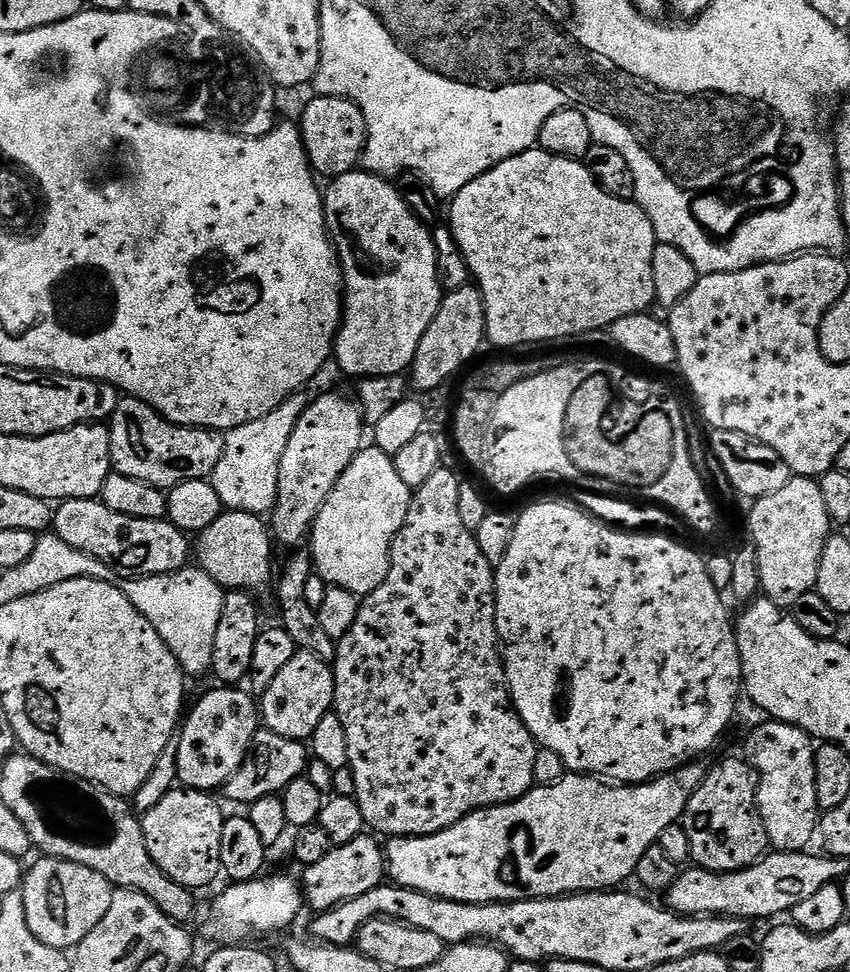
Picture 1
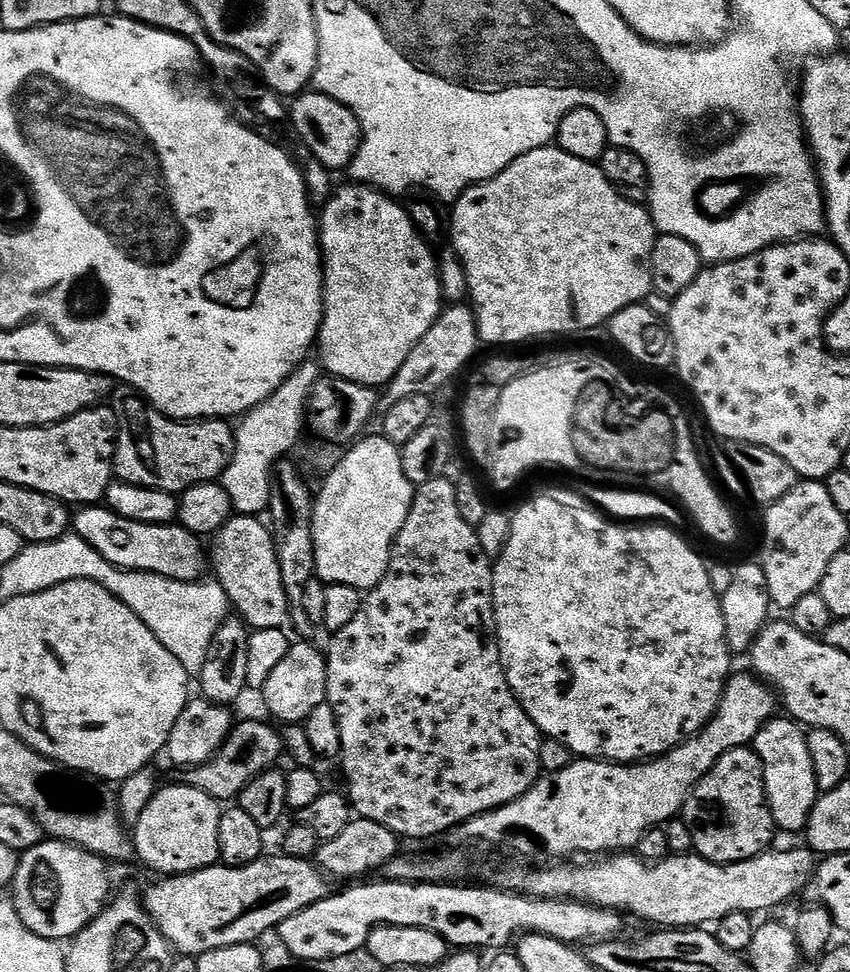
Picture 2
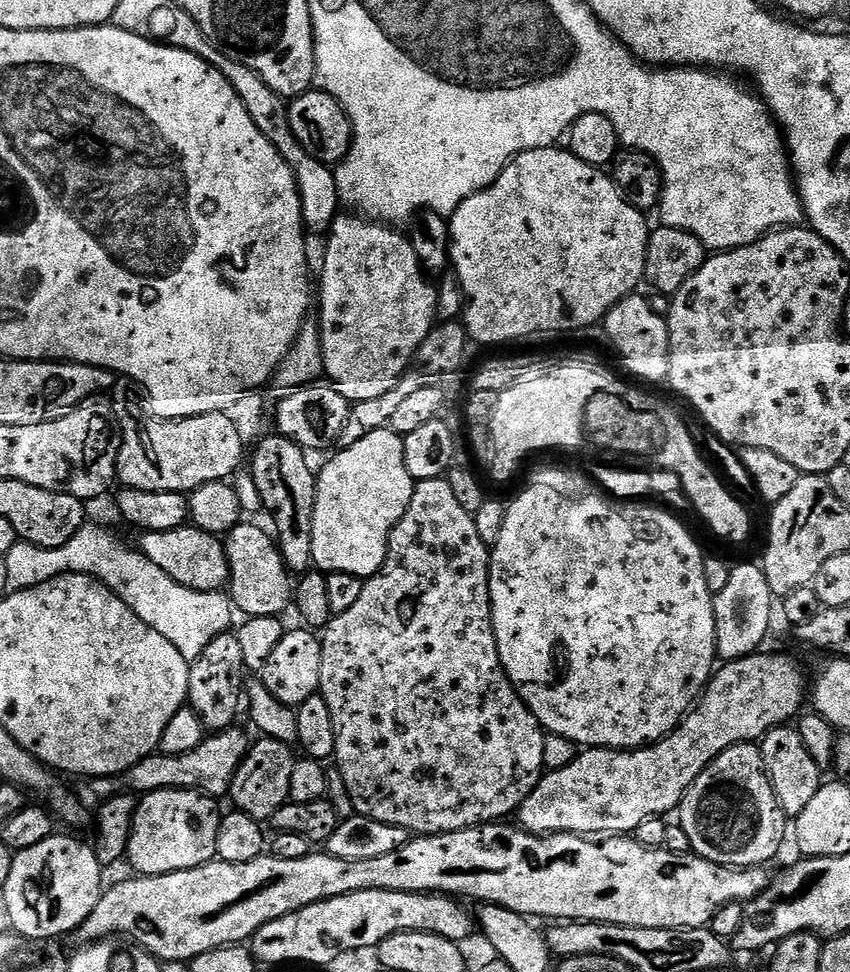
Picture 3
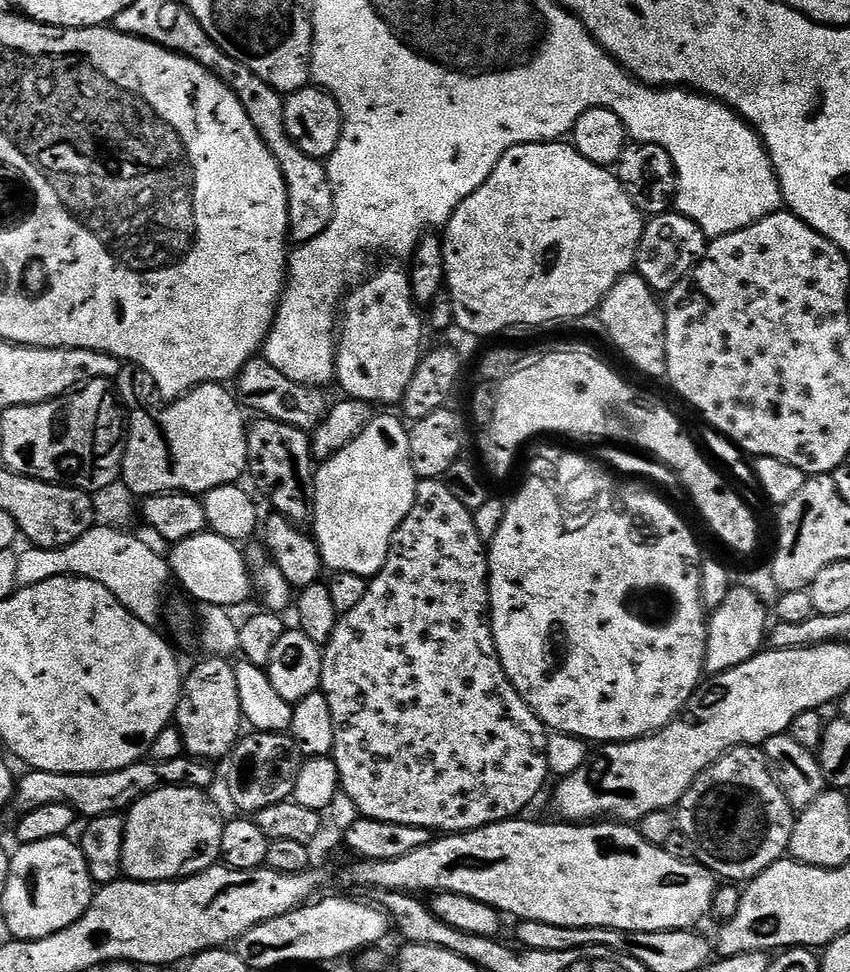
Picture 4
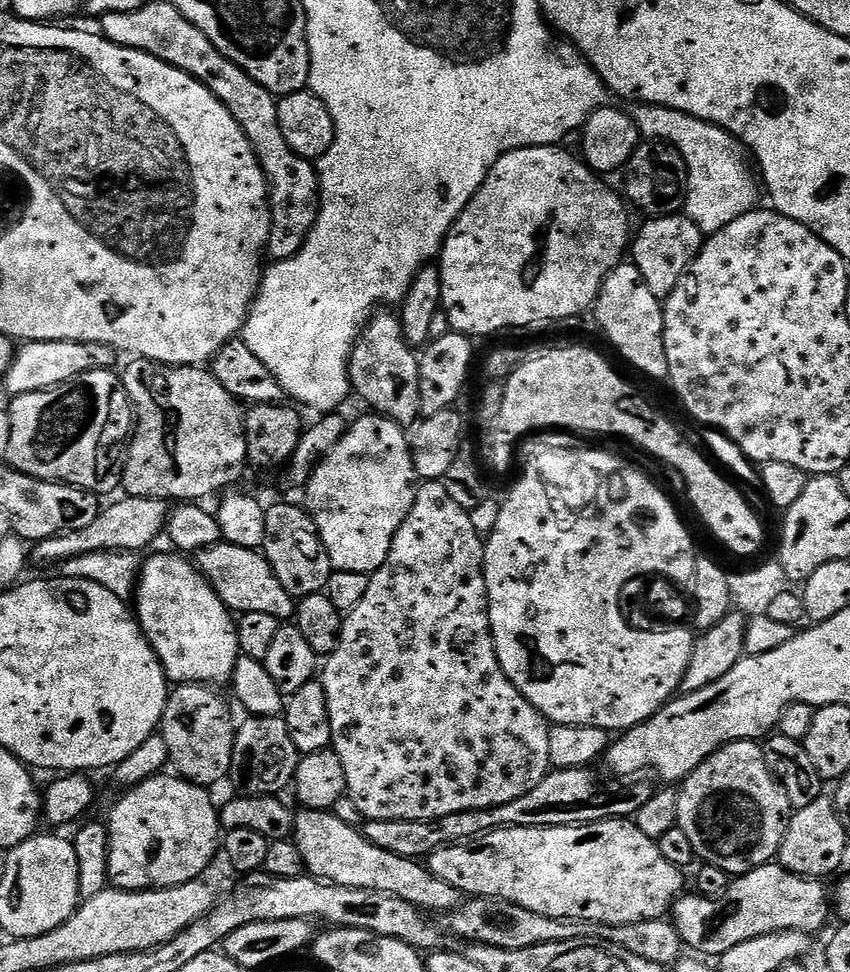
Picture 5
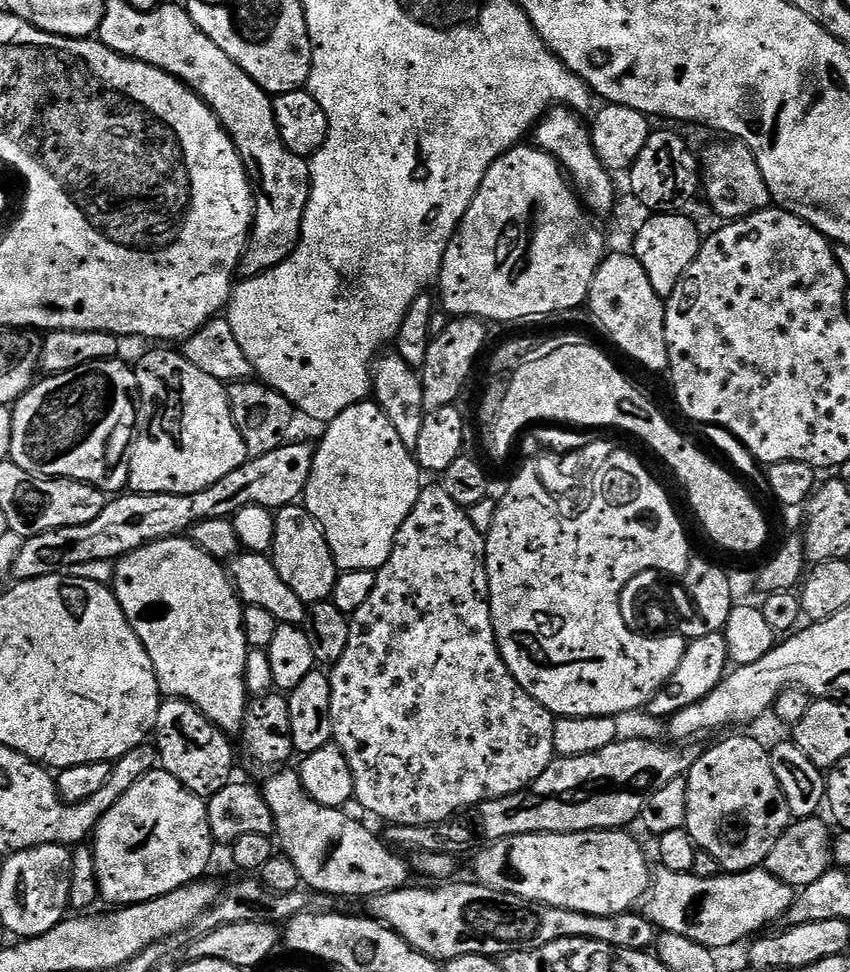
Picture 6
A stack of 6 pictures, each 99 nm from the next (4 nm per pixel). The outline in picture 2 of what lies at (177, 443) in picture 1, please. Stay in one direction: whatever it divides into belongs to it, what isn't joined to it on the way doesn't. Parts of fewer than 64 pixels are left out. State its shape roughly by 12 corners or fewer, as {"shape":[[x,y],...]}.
{"shape":[[117,387],[114,472],[182,494],[223,477],[227,419],[172,420]]}

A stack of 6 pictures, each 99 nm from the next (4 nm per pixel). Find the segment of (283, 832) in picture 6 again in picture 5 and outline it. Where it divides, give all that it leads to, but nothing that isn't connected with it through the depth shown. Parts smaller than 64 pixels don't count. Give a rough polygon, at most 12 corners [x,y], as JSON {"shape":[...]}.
{"shape":[[332,810],[296,812],[317,880],[451,914],[462,894]]}

